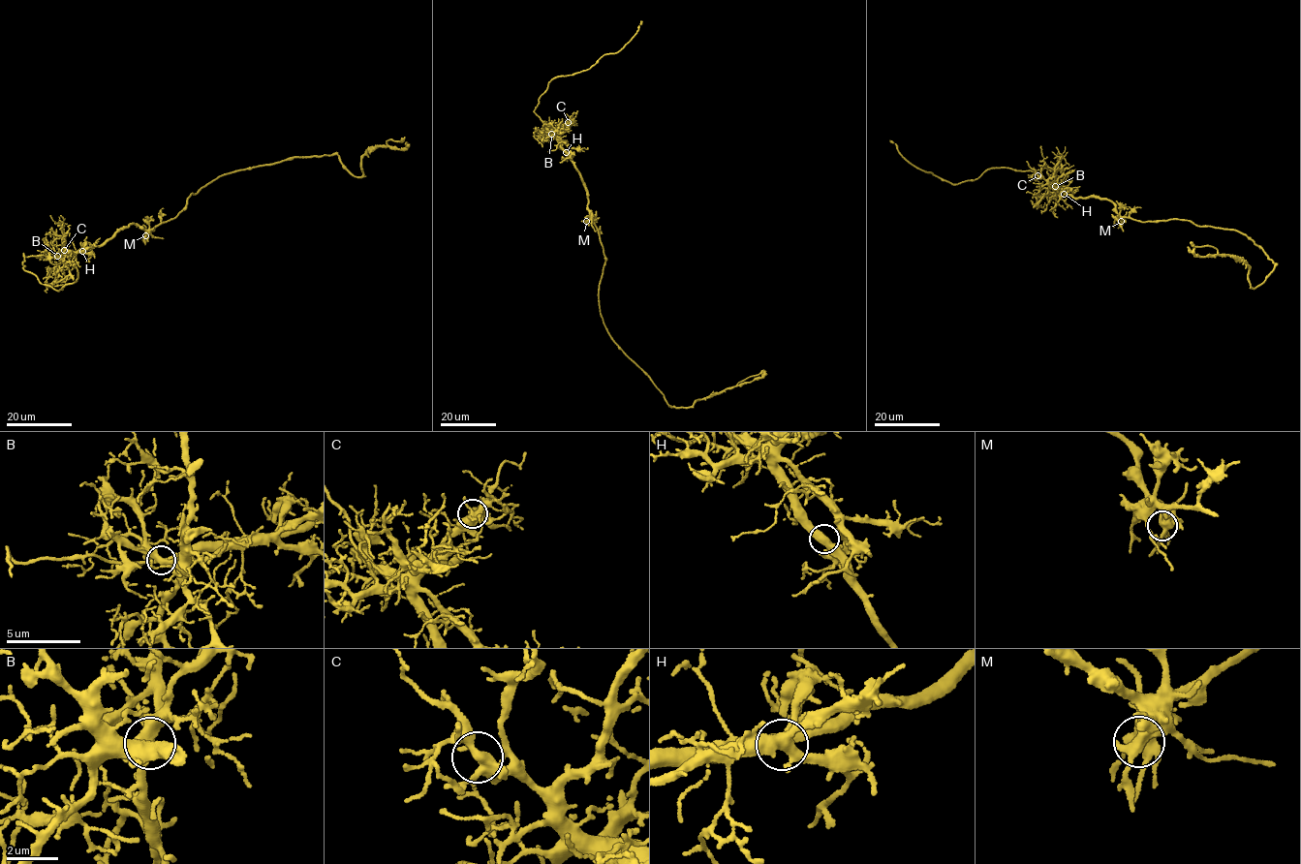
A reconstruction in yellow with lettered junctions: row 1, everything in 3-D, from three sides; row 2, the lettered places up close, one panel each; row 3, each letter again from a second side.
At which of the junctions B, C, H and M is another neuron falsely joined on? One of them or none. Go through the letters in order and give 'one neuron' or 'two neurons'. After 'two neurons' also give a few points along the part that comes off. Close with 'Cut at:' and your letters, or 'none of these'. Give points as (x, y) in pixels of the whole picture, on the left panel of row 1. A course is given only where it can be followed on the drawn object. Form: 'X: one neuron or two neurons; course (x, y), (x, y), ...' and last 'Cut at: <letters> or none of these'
B: one neuron
C: one neuron
H: one neuron
M: one neuron
Cut at: none of these

